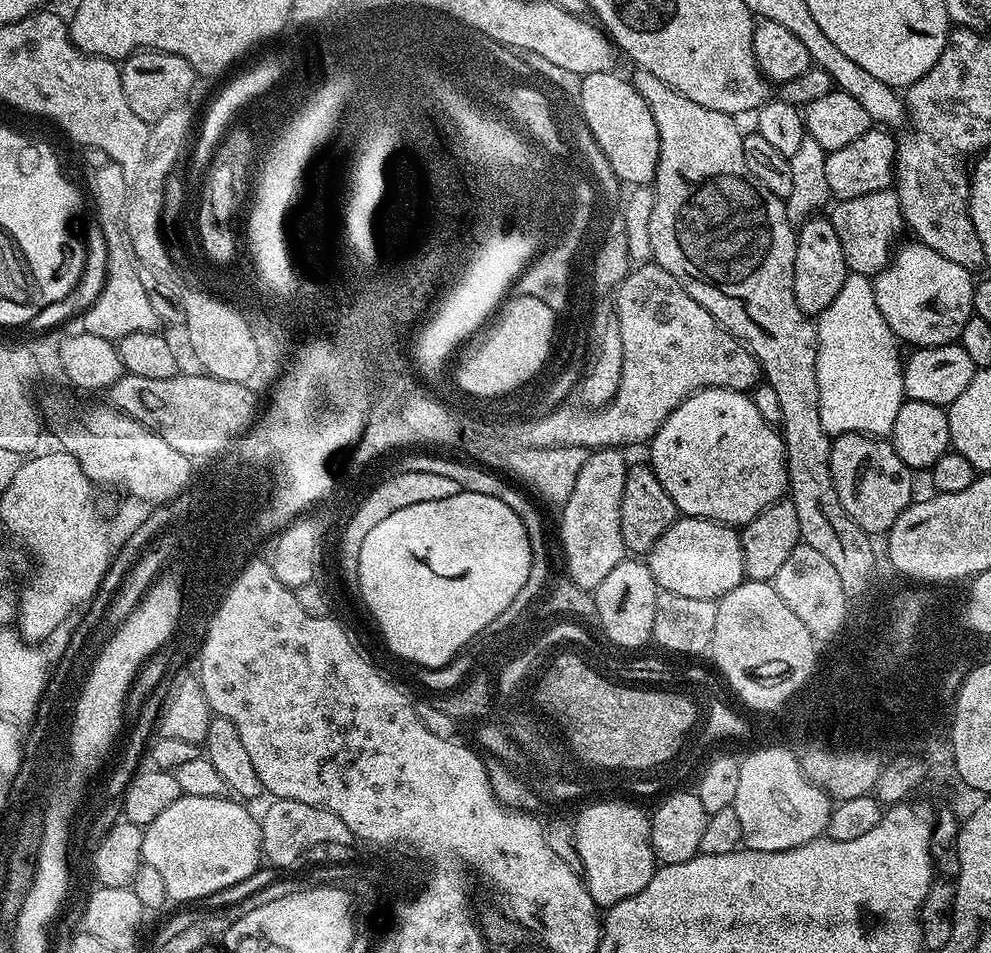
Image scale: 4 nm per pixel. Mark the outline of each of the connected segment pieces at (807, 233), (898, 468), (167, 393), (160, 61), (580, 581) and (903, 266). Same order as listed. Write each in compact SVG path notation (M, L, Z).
M817 214L799 225L796 234L796 253L794 254L794 298L798 306L809 318L819 317L820 313L834 302L842 282L848 277L848 267L842 254L842 244L834 230L831 219Z
M851 432L835 437L830 450L830 478L834 478L834 490L838 490L838 498L842 506L846 506L846 514L858 522L862 531L869 534L886 534L894 526L898 514L906 510L909 504L913 503L914 497L911 494L911 478L913 469L898 458L898 454L892 449L887 439L875 436L863 436L860 432Z
M125 374L107 389L106 396L111 407L142 422L142 426L170 442L175 451L191 458L216 458L257 419L256 396L251 390L247 384L226 382L209 374L177 374L174 378L138 378Z
M141 50L129 56L120 64L122 90L126 94L126 102L138 118L142 118L150 126L162 118L162 114L170 114L170 110L181 107L184 100L192 92L192 87L198 81L198 74L190 66L186 58L169 52L153 52Z
M595 449L589 453L588 460L579 471L578 481L571 491L570 498L562 506L564 512L560 516L560 544L564 547L564 564L568 567L566 576L580 588L594 590L606 579L606 574L618 566L626 558L626 549L622 542L622 526L620 525L620 507L622 493L628 477L629 463L621 449Z
M919 242L911 243L901 252L899 249L890 263L876 273L872 280L874 302L878 302L878 310L882 312L882 318L886 318L886 326L890 326L890 330L894 330L896 339L905 345L933 348L943 344L957 343L962 334L962 326L966 326L966 322L973 316L973 273L967 268L958 266L958 262L950 262L950 258L942 258L942 254L938 254L938 250L930 250L930 246Z

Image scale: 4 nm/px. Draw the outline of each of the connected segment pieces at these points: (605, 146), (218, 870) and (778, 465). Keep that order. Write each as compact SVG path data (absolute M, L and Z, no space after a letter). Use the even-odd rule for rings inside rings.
M615 71L599 72L583 77L579 81L579 115L588 123L593 138L604 152L620 182L628 186L651 185L656 179L658 166L658 126L650 106L638 94L633 85Z
M180 795L170 802L154 822L144 828L142 838L143 863L154 866L165 883L166 896L169 901L200 900L203 896L212 896L223 888L232 888L243 880L248 880L256 872L256 867L262 864L262 849L260 846L260 822L251 816L239 799L225 796L190 797Z
M703 388L700 392L692 393L668 415L666 422L662 422L660 429L652 435L651 448L650 466L654 470L658 482L662 482L666 494L670 494L670 498L676 503L677 513L684 516L697 516L699 520L716 520L719 524L729 526L743 526L754 518L758 518L758 514L762 514L788 492L788 463L784 453L784 437L780 435L774 425L766 422L766 418L762 418L762 414L758 414L758 406L754 406L748 392L735 392L729 388Z

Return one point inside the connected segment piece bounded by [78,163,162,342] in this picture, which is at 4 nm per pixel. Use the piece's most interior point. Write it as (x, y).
(124, 306)

